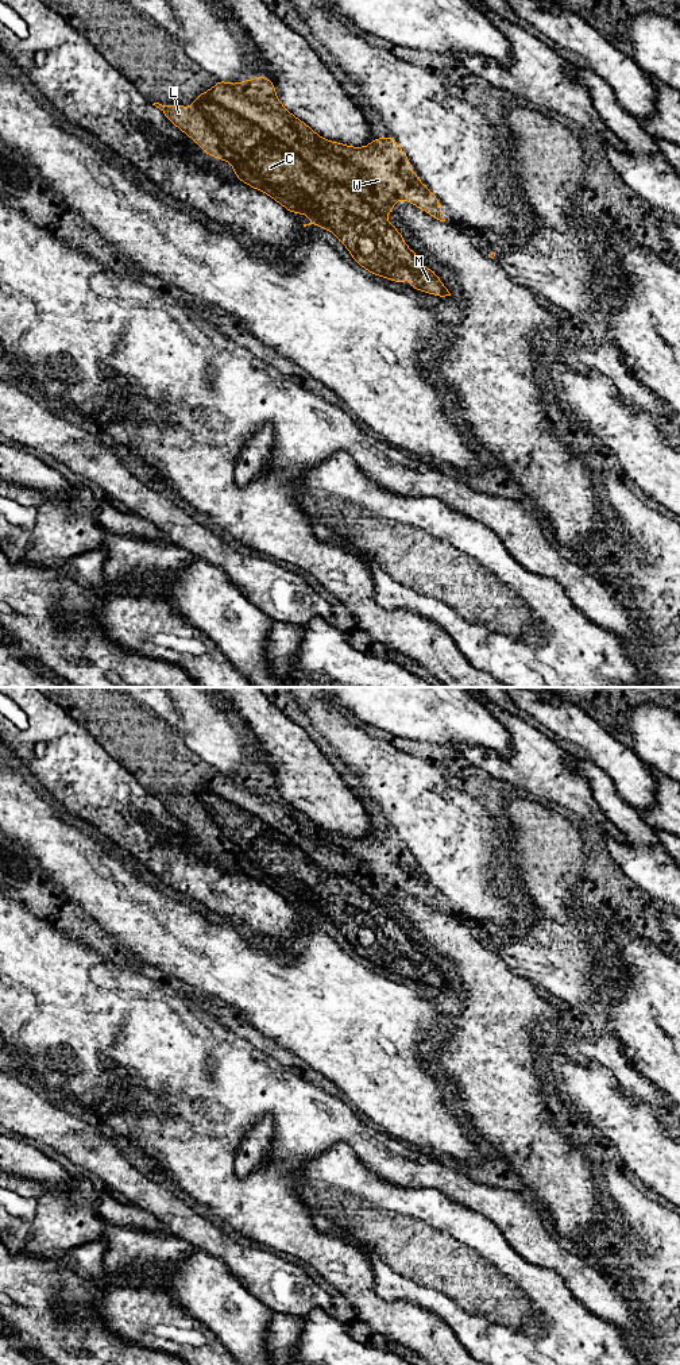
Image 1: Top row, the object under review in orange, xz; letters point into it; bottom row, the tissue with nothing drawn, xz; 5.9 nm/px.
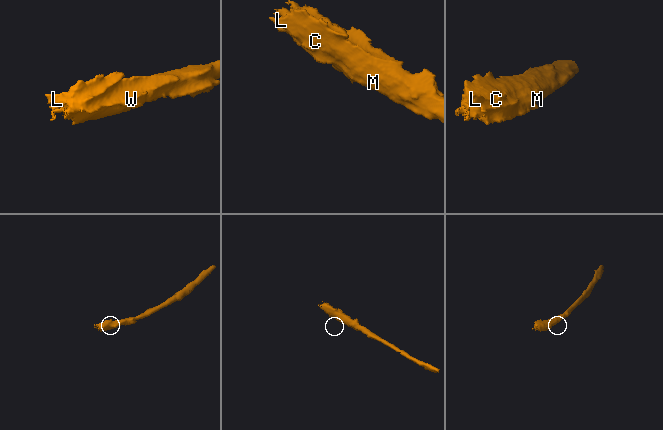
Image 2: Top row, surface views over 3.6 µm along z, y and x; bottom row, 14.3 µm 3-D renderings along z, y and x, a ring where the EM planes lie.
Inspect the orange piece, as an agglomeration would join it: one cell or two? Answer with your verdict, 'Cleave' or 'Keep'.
Keep

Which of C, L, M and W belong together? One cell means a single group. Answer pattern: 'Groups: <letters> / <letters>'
Groups: C L M W

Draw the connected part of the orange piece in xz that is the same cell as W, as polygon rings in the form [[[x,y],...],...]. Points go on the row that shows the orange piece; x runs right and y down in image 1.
[[[263,76],[239,84],[229,84],[219,78],[216,85],[208,92],[201,92],[192,105],[162,105],[159,103],[152,105],[192,138],[204,153],[229,162],[237,180],[268,194],[290,213],[308,213],[310,223],[304,227],[314,224],[331,231],[341,240],[355,262],[371,274],[406,286],[405,274],[410,273],[412,289],[440,297],[451,296],[434,270],[420,263],[420,257],[406,246],[401,232],[383,215],[385,212],[394,213],[394,203],[405,200],[434,219],[445,221],[440,200],[412,171],[409,158],[391,135],[383,139],[375,135],[372,143],[364,147],[351,147],[324,139],[282,105],[275,95],[275,84]]]

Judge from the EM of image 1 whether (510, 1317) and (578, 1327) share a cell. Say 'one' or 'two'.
one

